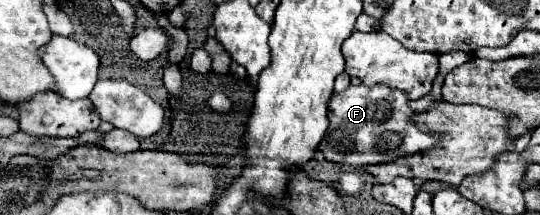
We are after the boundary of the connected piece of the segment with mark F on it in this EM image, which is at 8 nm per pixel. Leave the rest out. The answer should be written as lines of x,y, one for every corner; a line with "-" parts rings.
364,83
350,85
342,93
334,93
328,101
328,131
318,145
324,159
336,165
348,165
354,169
390,163
406,155
422,153
442,139
442,133
422,131
414,121
414,111
410,109
410,99
396,89
384,85
368,87

